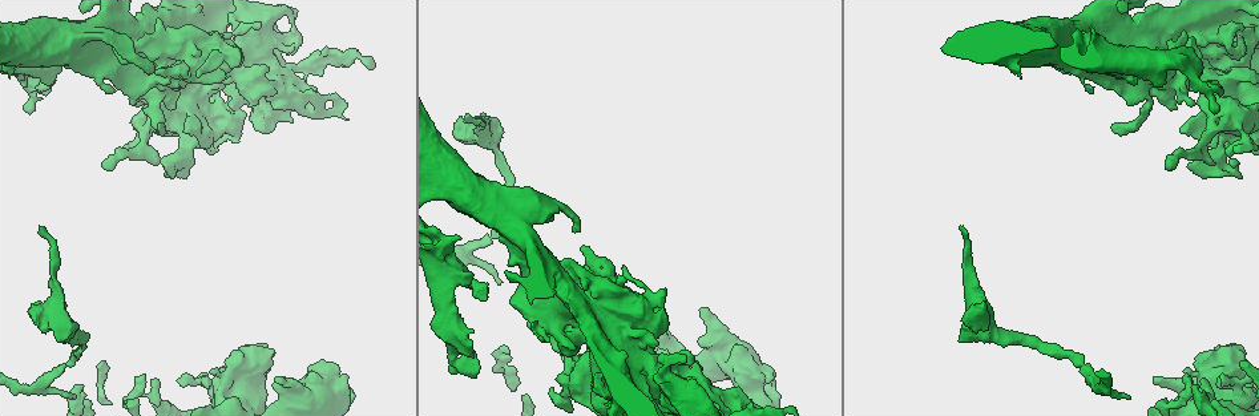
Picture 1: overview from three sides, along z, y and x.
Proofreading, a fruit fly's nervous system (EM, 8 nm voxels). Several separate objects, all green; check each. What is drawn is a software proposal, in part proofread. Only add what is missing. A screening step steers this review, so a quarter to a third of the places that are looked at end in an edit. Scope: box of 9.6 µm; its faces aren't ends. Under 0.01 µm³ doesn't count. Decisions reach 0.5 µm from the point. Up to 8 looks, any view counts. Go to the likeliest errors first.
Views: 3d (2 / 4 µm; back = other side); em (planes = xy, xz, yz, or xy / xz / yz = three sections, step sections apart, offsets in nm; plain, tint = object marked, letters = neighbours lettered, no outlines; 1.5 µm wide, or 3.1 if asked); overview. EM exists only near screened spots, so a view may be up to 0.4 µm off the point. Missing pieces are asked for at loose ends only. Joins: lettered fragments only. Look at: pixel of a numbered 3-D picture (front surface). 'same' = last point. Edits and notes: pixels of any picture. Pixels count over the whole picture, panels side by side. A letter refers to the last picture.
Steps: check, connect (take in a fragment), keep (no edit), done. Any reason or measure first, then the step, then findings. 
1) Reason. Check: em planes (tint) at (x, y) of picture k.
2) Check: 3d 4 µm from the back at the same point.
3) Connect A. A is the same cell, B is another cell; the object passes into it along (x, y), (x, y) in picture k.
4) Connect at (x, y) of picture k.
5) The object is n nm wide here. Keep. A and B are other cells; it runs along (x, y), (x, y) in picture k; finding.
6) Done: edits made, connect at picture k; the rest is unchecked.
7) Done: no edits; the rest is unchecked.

Check: em planes (letters) at (1114, 125) of picture 1.

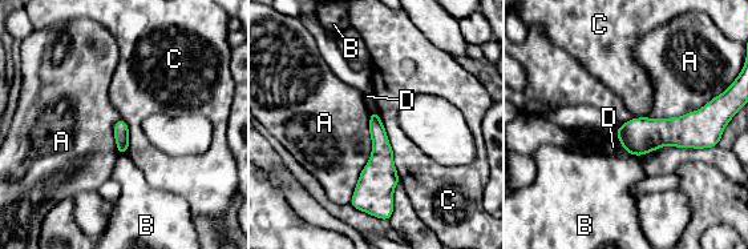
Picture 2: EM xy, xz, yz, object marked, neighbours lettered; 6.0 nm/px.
The longest contact is with A, 600 nm. Keep. A, B, C and D are other cells; a border runs along (374, 109), (384, 128), (400, 181) in picture 2; no lettered fragment goes on from it.

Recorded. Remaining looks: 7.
An open end. Check: em planes (letters) at (240, 57) of picture 1.

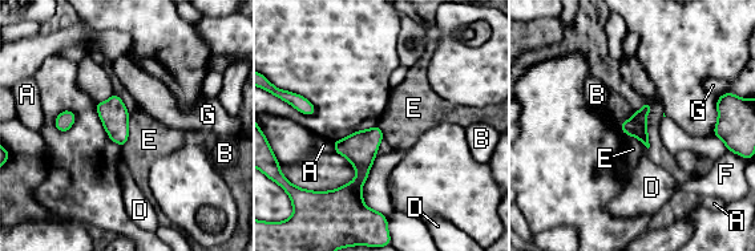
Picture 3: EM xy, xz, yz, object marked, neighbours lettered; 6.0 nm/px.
The longest contact is with E, 220 nm. Keep. A, B, D, E, F and G are other cells; a border runs along (129, 113), (129, 137), (121, 148) in picture 3; no lettered fragment goes on from it.

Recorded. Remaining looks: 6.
An open end. Check: 3d 2 µm at (472, 117) of picture 1.

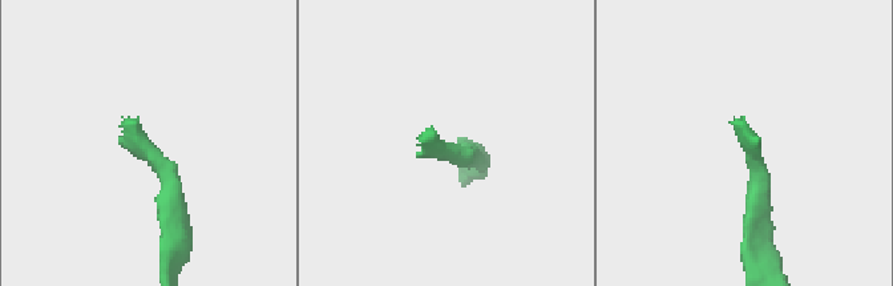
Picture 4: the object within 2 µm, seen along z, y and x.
Now the EM. Check: em planes (letters) at (437, 136) of picture 4.

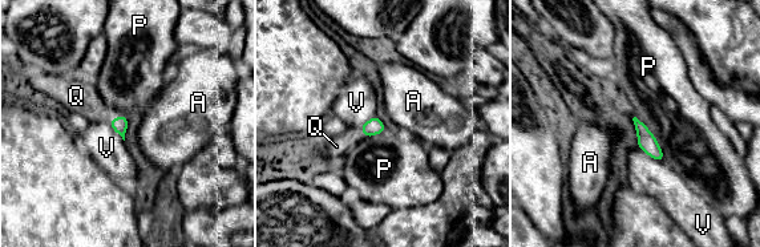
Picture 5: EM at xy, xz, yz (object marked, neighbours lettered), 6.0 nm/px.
Connect Q. Q is the same cell, A, P and V are other cells; the object passes into it along (120, 124), (116, 117), (80, 97) in picture 5; it goes on there.

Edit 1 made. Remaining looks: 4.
Done: edits made, connect at picture 5; the rest is unchecked.

